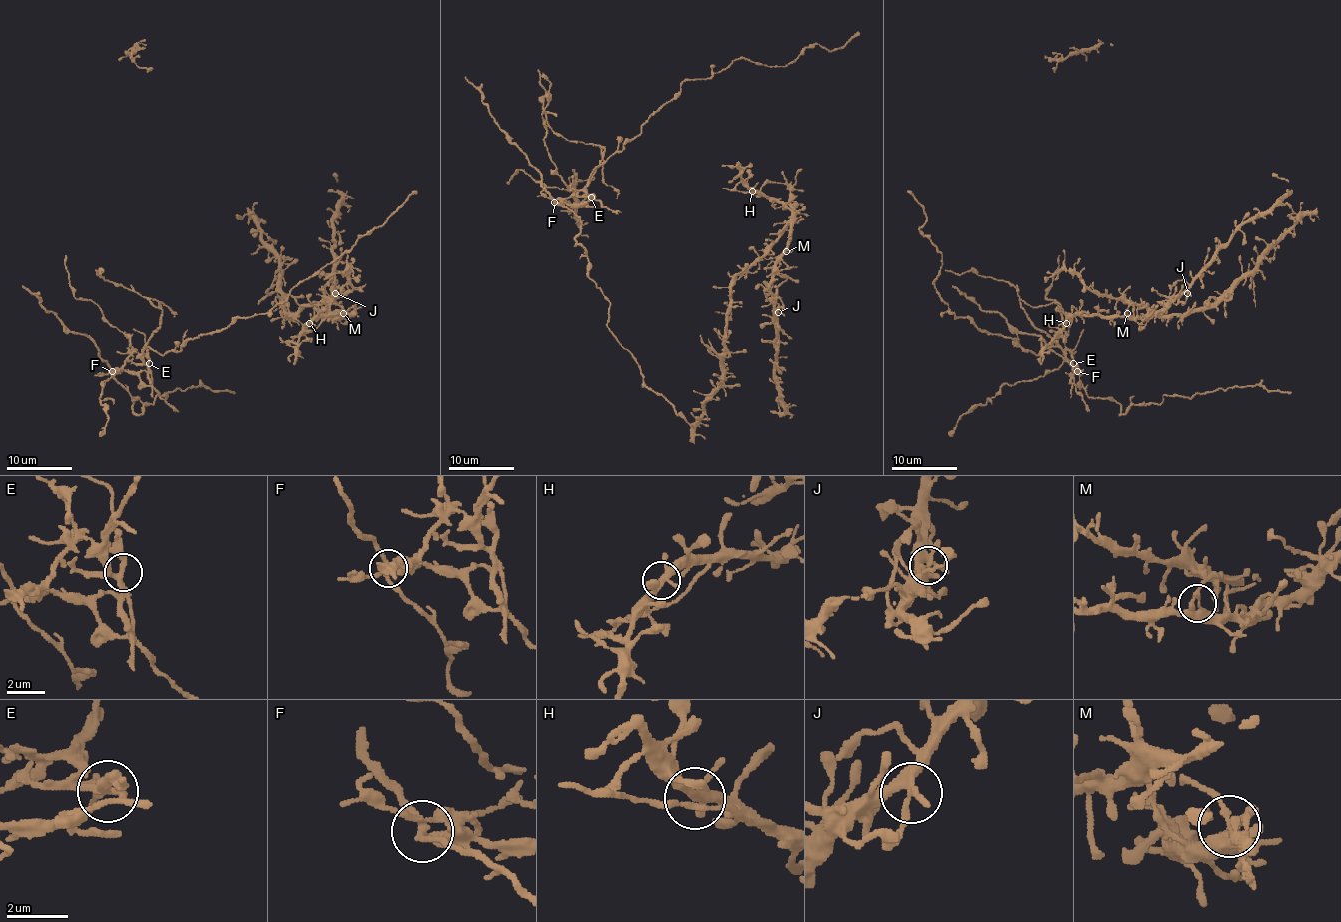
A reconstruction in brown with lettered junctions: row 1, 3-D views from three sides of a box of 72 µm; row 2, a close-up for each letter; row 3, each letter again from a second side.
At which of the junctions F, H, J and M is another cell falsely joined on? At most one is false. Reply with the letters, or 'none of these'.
F

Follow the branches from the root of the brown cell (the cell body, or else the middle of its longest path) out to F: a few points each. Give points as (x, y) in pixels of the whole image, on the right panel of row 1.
F: (985, 332), (1012, 337), (1035, 354), (1058, 347), (1073, 367), (1075, 385), (1079, 380), (1078, 372)

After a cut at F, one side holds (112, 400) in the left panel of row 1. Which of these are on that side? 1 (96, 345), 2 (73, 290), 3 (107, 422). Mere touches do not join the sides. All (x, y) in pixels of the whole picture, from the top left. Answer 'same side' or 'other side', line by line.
1: other side
2: same side
3: same side

